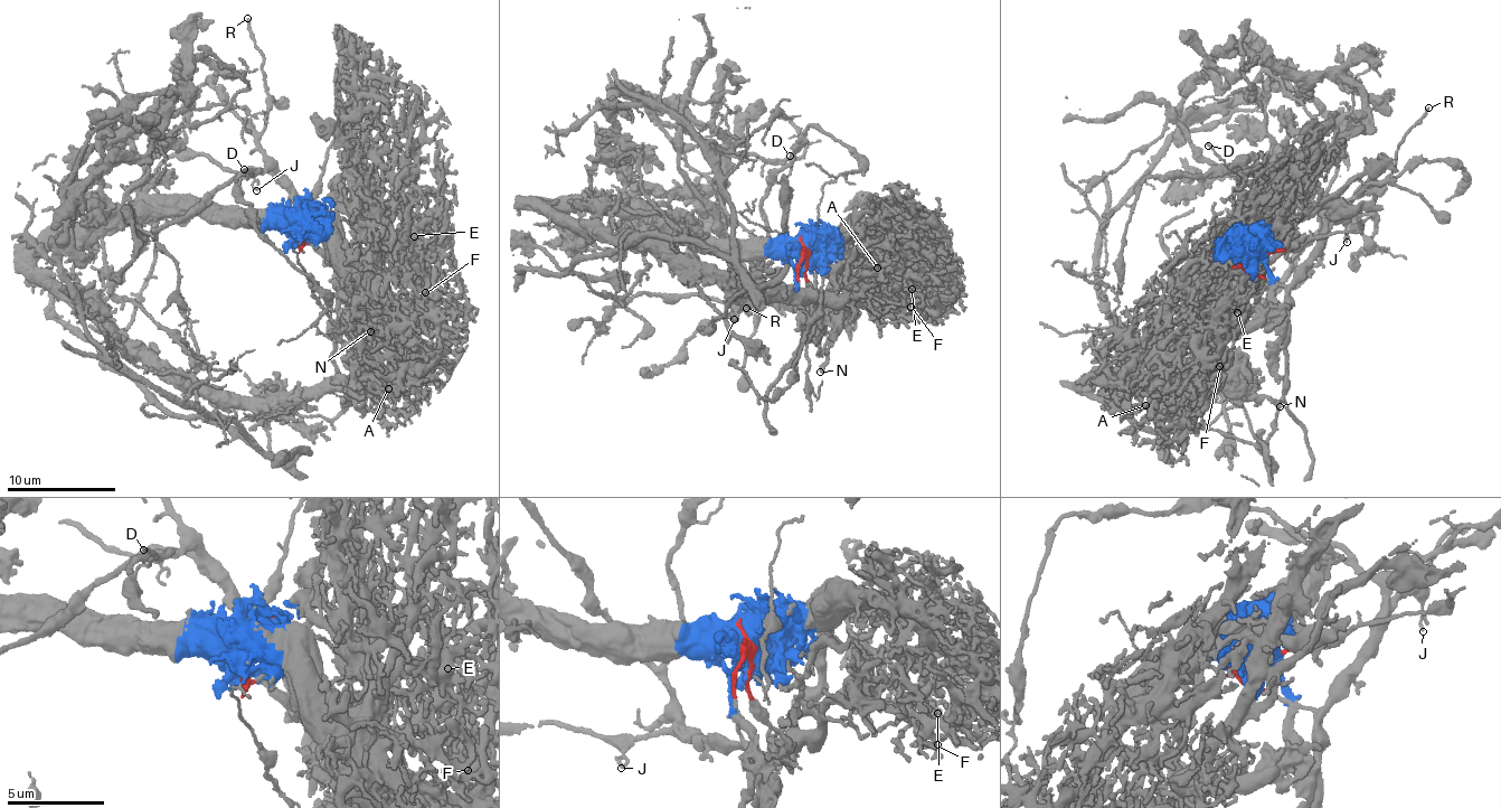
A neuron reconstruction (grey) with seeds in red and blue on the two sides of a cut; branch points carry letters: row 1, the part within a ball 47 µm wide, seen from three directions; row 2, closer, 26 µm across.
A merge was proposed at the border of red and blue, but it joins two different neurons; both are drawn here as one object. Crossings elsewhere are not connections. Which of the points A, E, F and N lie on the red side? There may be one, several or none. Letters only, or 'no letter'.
no letter

